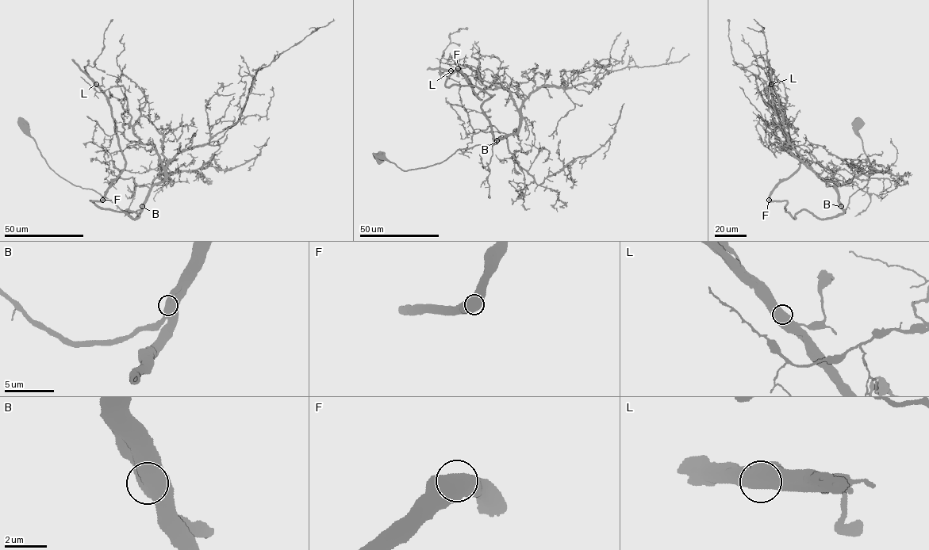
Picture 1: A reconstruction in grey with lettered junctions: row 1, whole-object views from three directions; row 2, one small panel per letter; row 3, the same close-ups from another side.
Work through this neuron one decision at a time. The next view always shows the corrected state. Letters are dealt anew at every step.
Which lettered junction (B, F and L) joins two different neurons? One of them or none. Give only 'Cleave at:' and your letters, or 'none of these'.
Cleave at: none of these

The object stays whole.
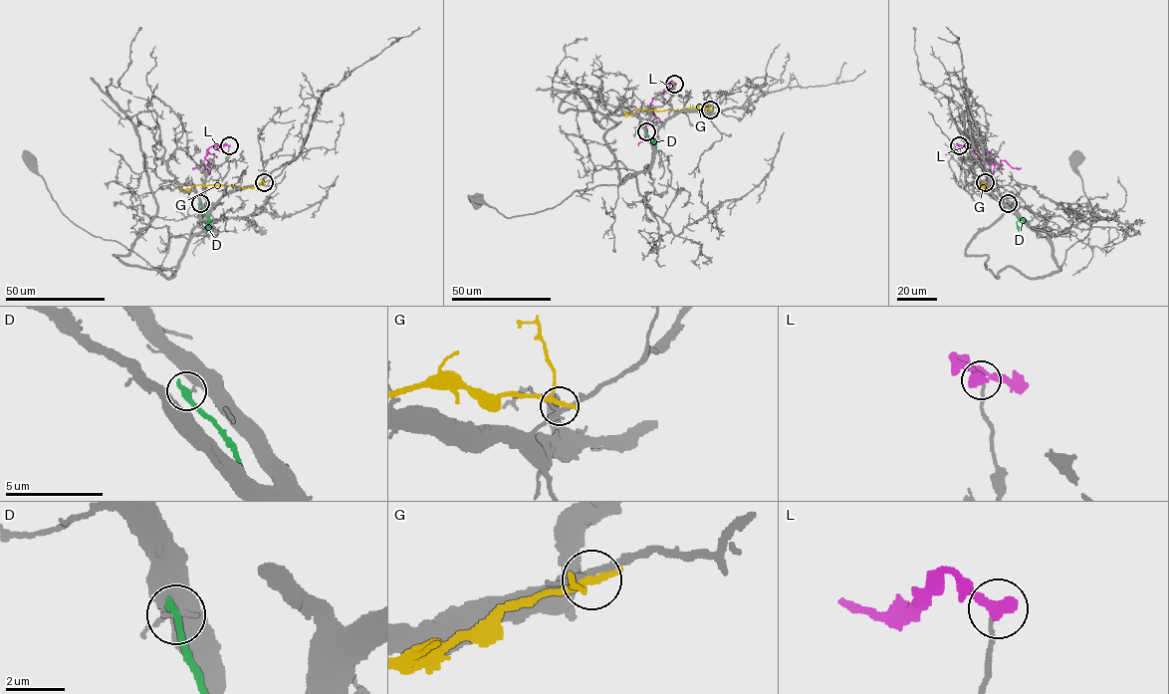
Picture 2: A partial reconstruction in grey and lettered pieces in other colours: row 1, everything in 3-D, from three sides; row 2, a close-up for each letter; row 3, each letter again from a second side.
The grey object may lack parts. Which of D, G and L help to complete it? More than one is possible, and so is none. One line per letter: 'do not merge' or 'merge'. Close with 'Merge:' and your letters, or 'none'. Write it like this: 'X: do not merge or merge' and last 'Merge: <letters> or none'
D: do not merge
G: do not merge
L: do not merge
Merge: none

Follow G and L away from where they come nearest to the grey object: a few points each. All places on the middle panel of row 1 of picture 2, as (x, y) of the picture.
G: (710, 110), (636, 109), (627, 114)
L: (674, 84), (671, 81), (650, 104), (655, 115), (653, 121), (646, 124), (646, 133), (638, 145)

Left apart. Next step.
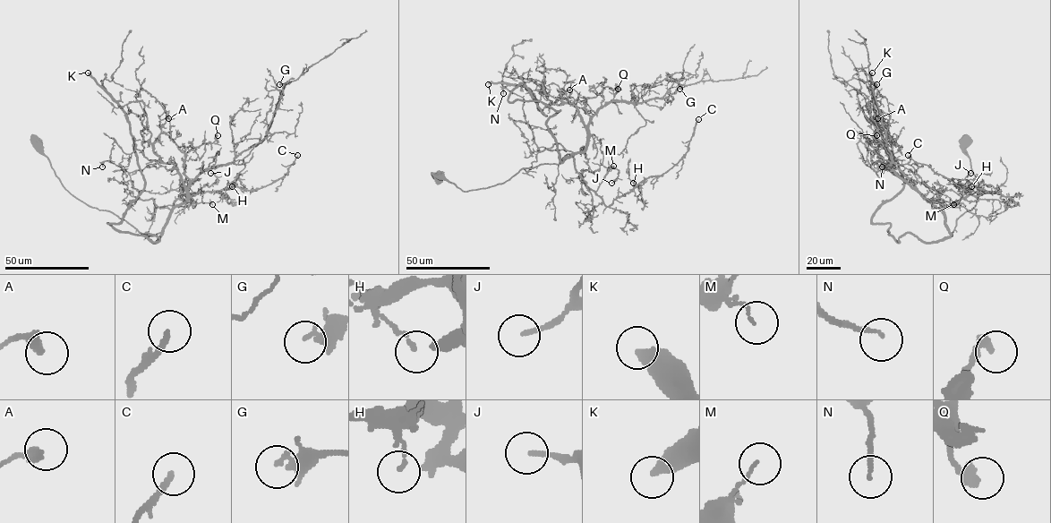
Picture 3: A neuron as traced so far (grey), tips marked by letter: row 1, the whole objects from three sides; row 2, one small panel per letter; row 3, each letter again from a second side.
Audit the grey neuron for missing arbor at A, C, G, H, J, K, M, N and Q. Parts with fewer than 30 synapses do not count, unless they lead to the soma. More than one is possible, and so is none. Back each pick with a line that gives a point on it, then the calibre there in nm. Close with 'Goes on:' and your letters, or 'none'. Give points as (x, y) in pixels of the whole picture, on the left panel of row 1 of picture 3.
C: at (297, 155); 180 nm thick
K: at (88, 72); 480 nm thick
Goes on: C, K

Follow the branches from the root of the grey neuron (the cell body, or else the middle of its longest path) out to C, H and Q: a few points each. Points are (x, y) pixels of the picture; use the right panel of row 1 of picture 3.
C: (964, 142), (979, 191), (952, 235), (944, 209), (994, 192), (965, 190), (908, 155)
H: (964, 142), (979, 191), (952, 235), (944, 209), (994, 192), (971, 186)
Q: (964, 142), (979, 191), (952, 235), (940, 204), (925, 199), (894, 171), (876, 135)

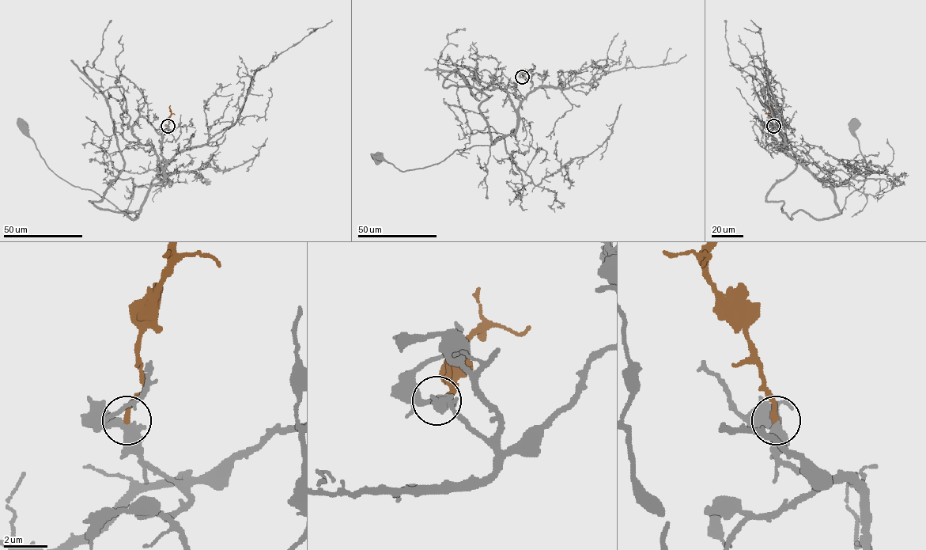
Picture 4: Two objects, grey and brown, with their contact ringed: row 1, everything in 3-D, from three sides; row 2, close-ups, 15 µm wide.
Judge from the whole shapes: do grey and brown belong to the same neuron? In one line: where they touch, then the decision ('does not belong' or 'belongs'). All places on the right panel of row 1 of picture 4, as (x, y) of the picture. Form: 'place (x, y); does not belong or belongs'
place (773, 126); does not belong

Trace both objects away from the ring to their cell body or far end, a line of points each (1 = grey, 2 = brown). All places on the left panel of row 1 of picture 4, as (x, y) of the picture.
1: (168, 126), (171, 130), (160, 144), (164, 177), (141, 206), (123, 213), (92, 190), (59, 177), (24, 125)
2: (168, 126), (170, 105)

